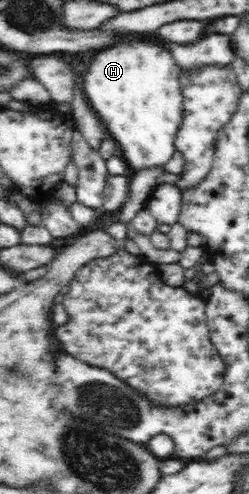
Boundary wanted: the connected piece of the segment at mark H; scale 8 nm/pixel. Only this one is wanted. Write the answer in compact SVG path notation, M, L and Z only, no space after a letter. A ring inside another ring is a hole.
M133 34L138 39L120 42L93 55L90 66L84 75L84 95L92 109L100 116L111 138L121 149L121 157L135 173L142 168L157 168L173 157L176 133L180 131L183 112L183 97L179 82L179 66L161 40L146 39Z

